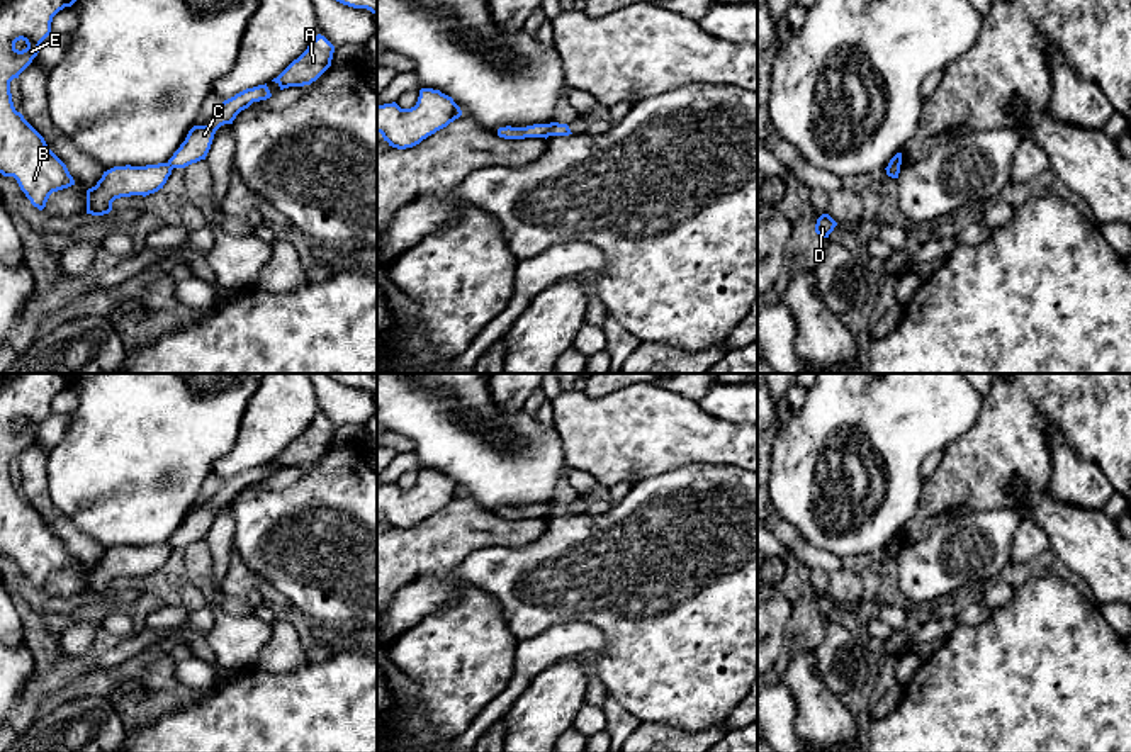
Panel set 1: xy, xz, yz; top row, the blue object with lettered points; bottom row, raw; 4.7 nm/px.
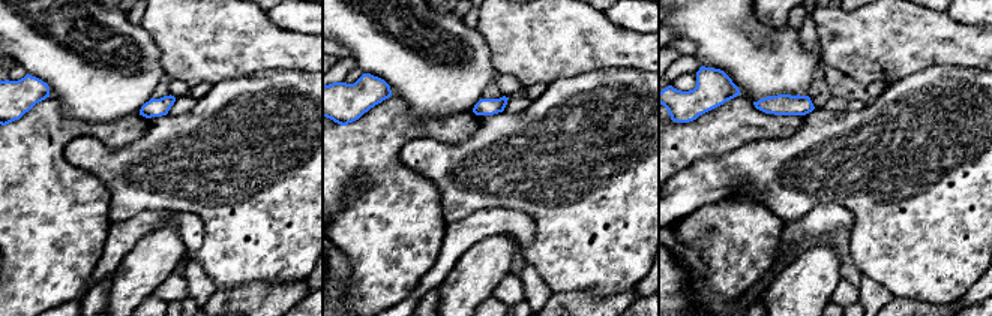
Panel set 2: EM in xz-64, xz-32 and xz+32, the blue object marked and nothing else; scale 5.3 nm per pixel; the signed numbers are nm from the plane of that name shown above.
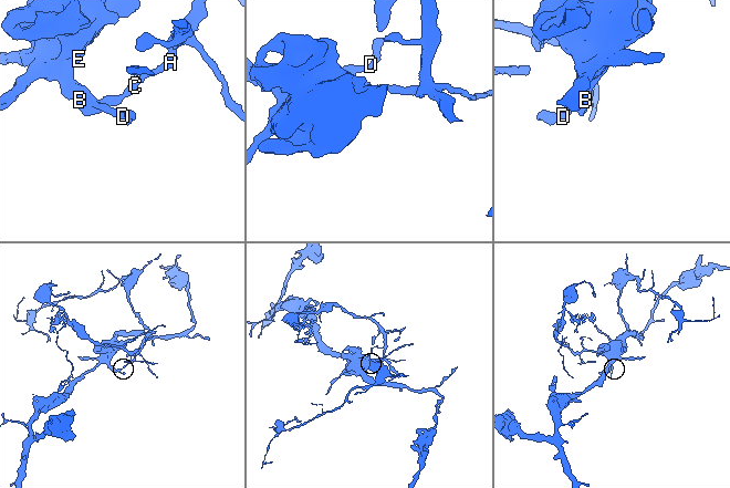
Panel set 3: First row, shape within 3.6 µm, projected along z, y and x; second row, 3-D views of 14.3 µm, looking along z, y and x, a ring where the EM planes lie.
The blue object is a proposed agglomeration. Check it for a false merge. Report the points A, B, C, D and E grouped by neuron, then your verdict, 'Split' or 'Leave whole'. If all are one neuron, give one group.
Groups: A C / B D E. Split

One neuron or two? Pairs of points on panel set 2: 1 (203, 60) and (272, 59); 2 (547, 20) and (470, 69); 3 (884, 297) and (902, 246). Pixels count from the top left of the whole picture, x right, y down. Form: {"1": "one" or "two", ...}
{"1": "one", "2": "two", "3": "two"}

